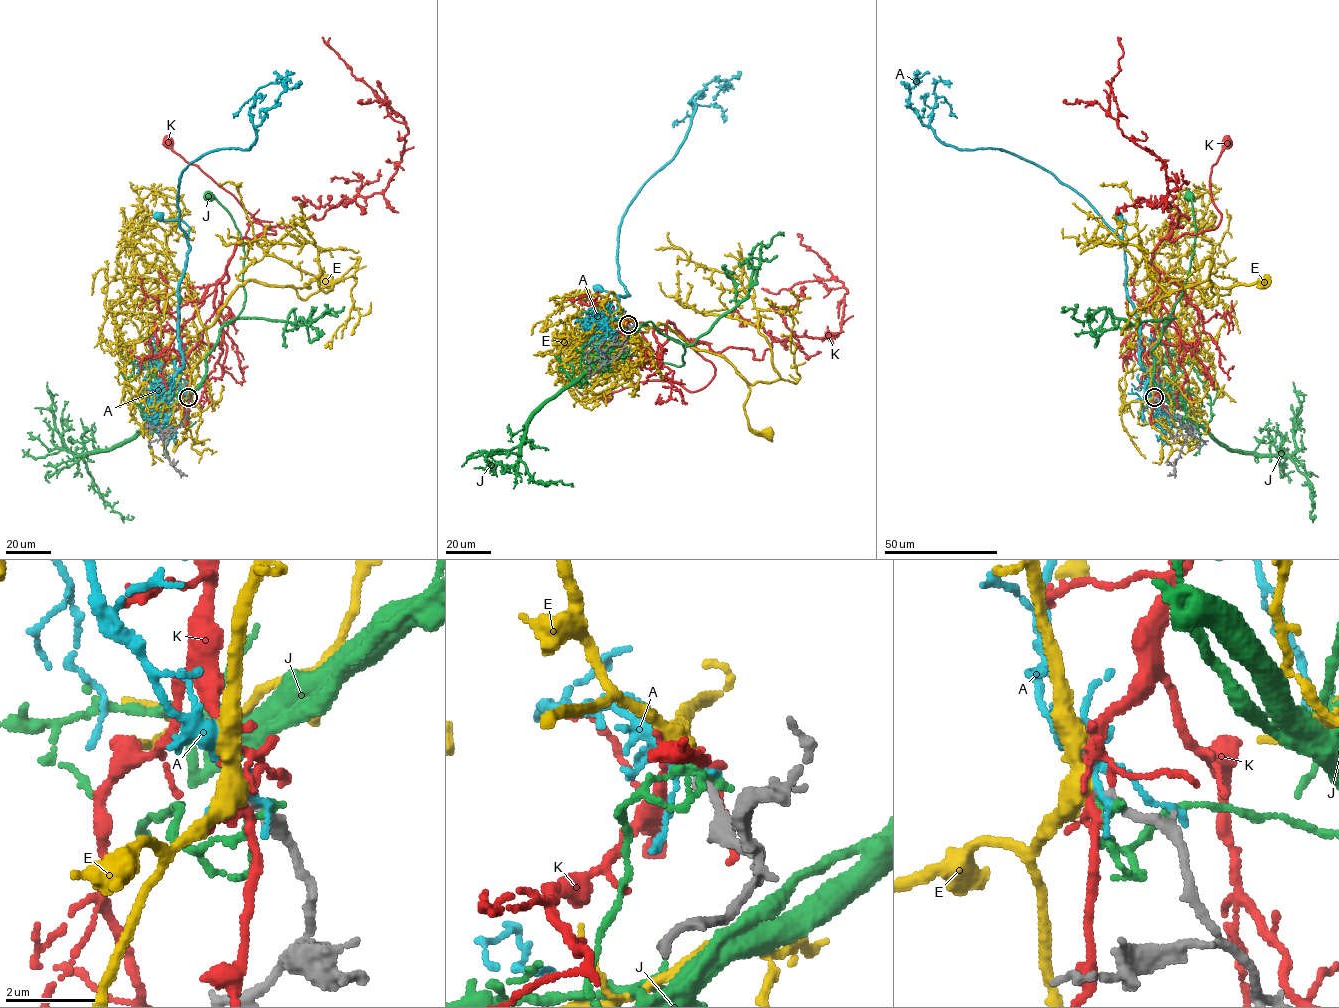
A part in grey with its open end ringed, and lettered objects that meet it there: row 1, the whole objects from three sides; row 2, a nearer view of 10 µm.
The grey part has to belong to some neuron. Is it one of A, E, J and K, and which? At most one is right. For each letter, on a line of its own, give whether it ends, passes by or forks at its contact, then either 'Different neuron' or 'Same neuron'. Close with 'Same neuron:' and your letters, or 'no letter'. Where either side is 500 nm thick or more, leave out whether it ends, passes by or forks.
A: It passes by. Different neuron
E: It passes by. Same neuron
J: It passes by. Different neuron
K: It forks there. Different neuron
Same neuron: E

